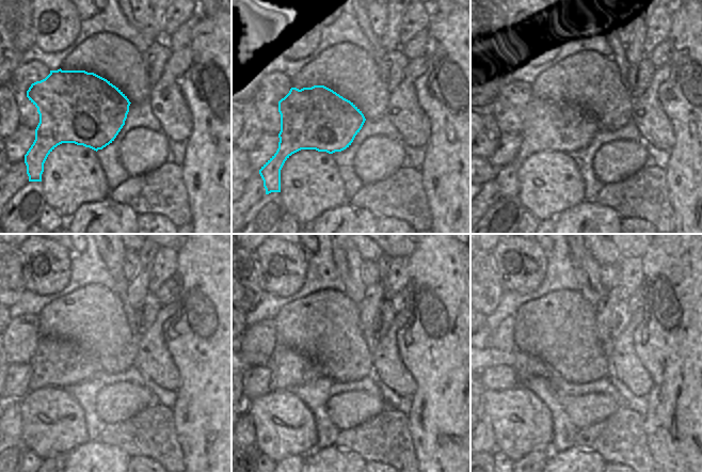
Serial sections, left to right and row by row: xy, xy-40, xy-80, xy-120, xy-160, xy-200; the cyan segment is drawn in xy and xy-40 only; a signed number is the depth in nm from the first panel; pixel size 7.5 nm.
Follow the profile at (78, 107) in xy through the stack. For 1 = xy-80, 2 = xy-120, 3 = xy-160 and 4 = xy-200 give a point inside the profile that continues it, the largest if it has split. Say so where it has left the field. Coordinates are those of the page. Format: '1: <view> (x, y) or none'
1: xy-80 (547, 125)
2: xy-120 (57, 363)
3: xy-160 (290, 367)
4: xy-200 (492, 447)

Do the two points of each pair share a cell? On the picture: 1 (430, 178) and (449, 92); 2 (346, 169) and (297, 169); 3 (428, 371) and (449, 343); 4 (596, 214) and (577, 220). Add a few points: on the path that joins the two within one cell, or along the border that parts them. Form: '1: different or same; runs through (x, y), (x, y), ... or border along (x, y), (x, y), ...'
1: same; runs through (449, 157), (449, 113)
2: different; border along (331, 154), (341, 178), (345, 193)
3: same; runs through (434, 364), (449, 349)
4: same; runs through (592, 218), (581, 220)

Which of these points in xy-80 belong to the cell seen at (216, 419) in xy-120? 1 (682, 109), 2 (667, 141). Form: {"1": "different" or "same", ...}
{"1": "same", "2": "different"}

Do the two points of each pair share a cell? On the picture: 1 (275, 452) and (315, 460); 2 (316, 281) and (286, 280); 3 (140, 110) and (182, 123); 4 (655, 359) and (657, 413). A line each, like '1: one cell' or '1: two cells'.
1: two cells
2: two cells
3: two cells
4: one cell

